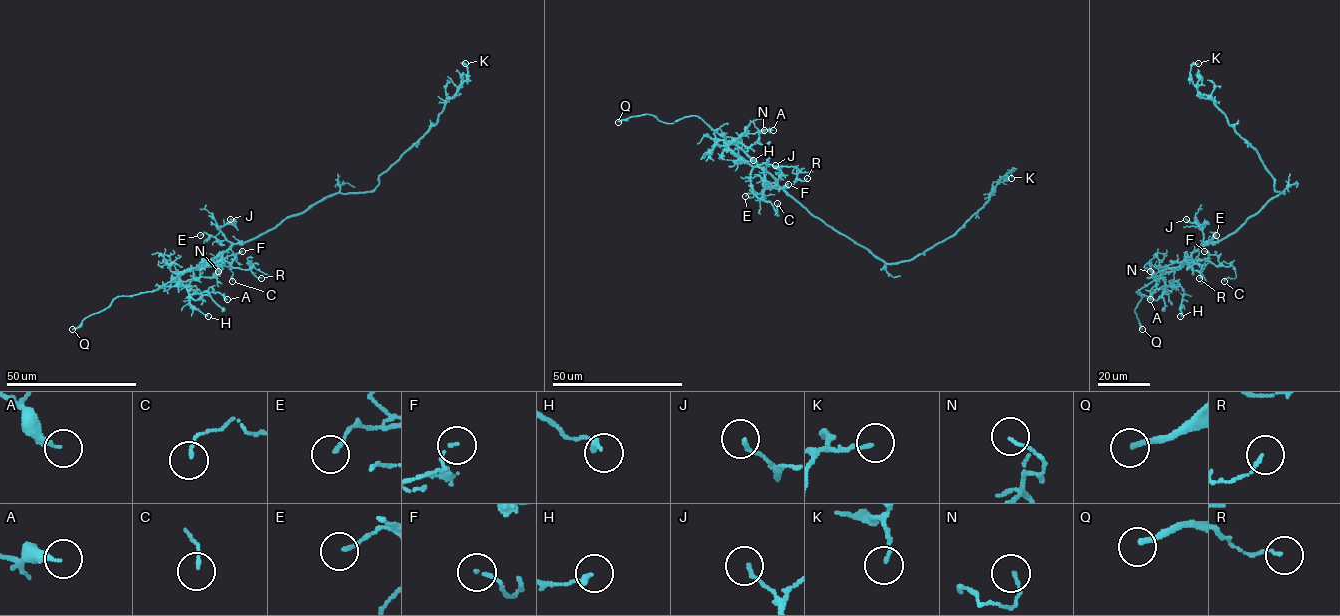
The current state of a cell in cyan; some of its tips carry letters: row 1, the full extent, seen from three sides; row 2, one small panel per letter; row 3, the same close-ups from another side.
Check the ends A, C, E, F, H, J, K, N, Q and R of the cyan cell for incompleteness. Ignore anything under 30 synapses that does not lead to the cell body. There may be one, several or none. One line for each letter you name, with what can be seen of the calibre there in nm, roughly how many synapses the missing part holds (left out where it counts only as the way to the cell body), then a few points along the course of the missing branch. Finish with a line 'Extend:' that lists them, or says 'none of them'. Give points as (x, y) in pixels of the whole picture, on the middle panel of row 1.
Q: calibre 200 nm; course (618, 122), (600, 129), (591, 127)
Extend: Q

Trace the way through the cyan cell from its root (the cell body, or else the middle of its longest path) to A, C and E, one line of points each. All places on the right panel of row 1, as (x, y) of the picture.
A: (1251, 216), (1235, 232), (1166, 268), (1161, 277), (1163, 293), (1167, 291), (1155, 289), (1150, 299)
C: (1251, 216), (1235, 232), (1163, 271), (1180, 269), (1190, 260), (1208, 260), (1234, 268), (1236, 276), (1224, 281)
E: (1251, 216), (1222, 240), (1206, 243), (1215, 236), (1214, 232), (1216, 235)

